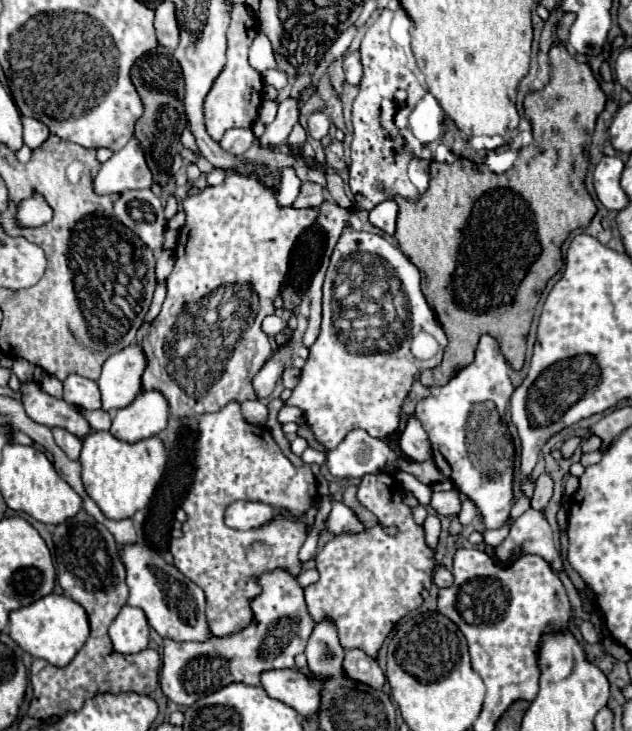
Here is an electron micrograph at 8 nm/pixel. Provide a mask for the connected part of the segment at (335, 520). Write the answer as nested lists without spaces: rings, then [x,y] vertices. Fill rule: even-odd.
[[[332,502],[332,512],[328,516],[328,532],[340,534],[344,530],[364,530],[362,522],[356,518],[356,514],[342,502]]]

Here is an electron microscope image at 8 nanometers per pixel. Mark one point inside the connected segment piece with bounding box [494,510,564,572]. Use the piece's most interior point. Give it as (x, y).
(530, 534)

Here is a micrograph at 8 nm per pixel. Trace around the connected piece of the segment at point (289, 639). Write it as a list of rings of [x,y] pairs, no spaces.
[[[274,570],[260,576],[262,594],[252,600],[254,620],[248,628],[230,634],[230,636],[212,636],[206,642],[174,642],[170,638],[164,638],[164,652],[162,652],[162,670],[160,670],[160,686],[162,692],[176,704],[192,706],[198,698],[204,698],[232,682],[244,682],[248,686],[260,686],[260,674],[274,668],[292,668],[294,656],[304,652],[306,642],[312,634],[314,622],[308,618],[306,602],[304,602],[304,590],[300,588],[298,580],[292,578],[286,570]]]

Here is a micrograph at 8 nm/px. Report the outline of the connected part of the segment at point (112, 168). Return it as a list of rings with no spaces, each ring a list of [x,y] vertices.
[[[130,138],[122,150],[114,152],[112,158],[100,166],[92,186],[100,196],[122,194],[134,188],[150,188],[152,174],[146,166],[140,142],[136,142],[136,138]]]

